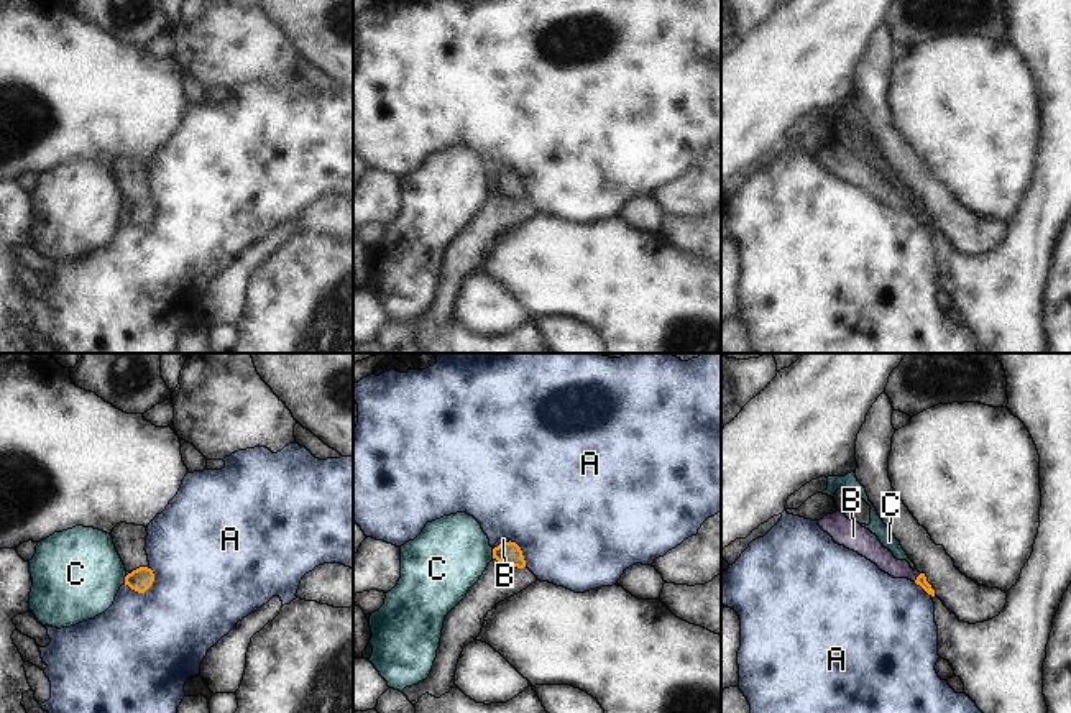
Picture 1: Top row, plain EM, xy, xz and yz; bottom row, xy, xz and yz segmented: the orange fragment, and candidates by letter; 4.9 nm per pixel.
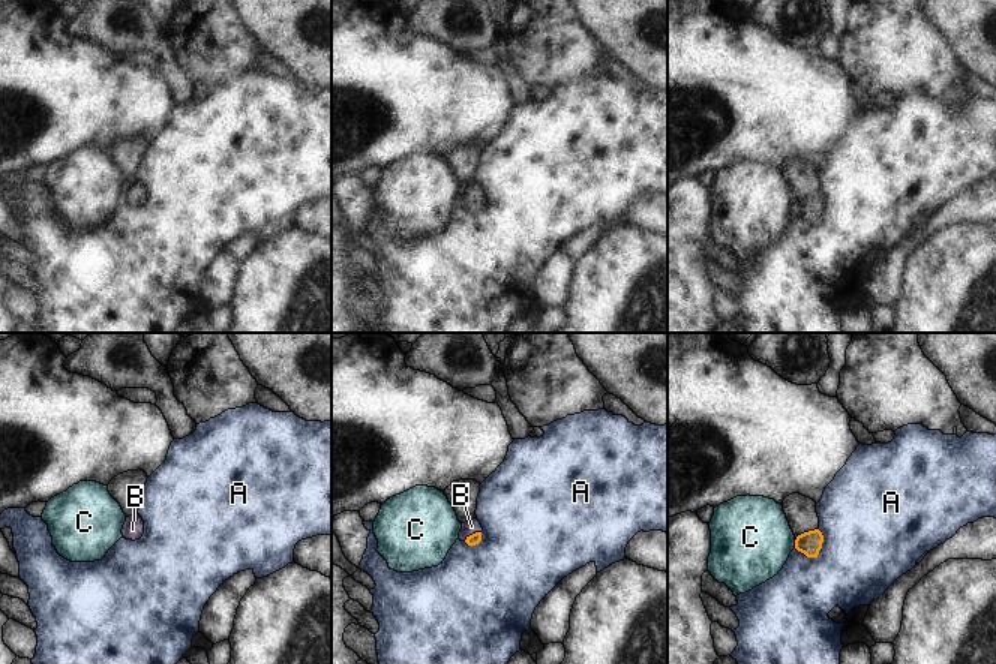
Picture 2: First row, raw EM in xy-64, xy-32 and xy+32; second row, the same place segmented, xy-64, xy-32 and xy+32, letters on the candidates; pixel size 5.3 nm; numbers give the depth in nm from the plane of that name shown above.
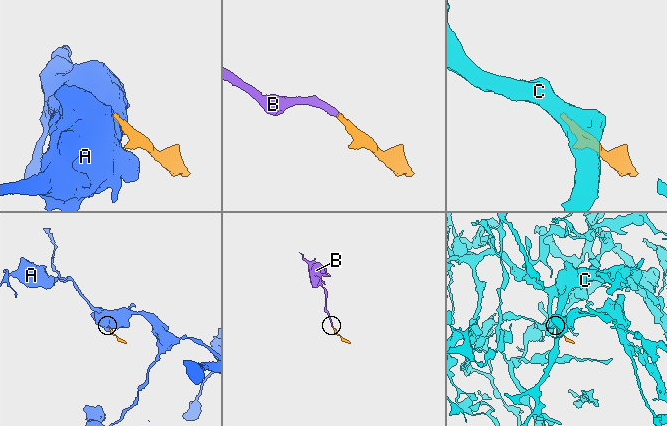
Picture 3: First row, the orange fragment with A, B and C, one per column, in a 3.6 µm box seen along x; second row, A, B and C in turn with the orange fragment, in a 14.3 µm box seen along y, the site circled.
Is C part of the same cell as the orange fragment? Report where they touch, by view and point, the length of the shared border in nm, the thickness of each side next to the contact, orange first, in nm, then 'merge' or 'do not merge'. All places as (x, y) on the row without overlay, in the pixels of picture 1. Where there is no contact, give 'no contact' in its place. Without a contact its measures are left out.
contact xz (493, 186); length 50 nm; calibres 110 and 360 nm; do not merge

